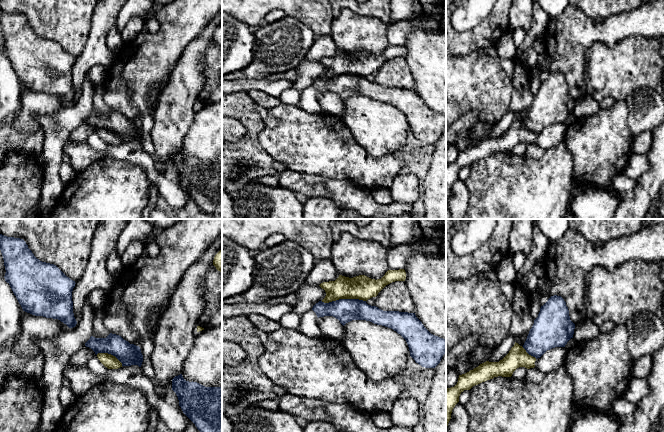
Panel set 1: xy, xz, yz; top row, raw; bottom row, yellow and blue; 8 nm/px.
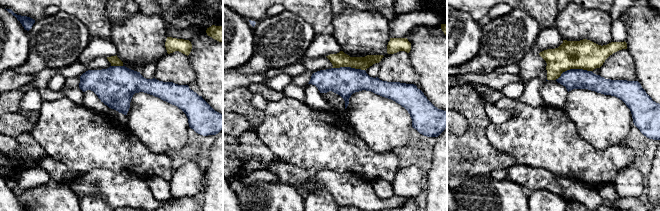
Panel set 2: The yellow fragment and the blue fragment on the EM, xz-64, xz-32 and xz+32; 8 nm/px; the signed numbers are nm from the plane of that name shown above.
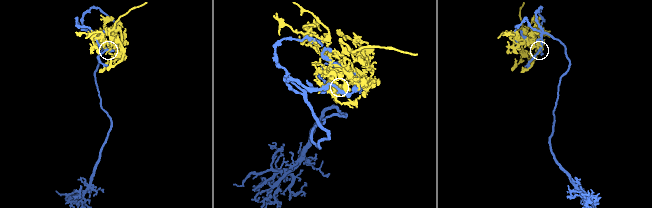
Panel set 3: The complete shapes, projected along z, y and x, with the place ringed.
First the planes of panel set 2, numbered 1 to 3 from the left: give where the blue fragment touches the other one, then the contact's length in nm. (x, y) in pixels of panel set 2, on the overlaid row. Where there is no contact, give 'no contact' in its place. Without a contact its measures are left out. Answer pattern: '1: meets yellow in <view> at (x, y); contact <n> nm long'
1: meets yellow in xz-64 at (117, 65); contact 100 nm long
2: meets yellow in xz-32 at (348, 66); contact 260 nm long
3: meets yellow in xz+32 at (573, 68); contact 300 nm long

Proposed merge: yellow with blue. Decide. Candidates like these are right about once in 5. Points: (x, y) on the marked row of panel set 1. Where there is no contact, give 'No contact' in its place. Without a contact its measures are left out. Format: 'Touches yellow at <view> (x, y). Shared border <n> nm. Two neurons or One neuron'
Touches yellow at xz (343, 298). Shared border 360 nm. Two neurons

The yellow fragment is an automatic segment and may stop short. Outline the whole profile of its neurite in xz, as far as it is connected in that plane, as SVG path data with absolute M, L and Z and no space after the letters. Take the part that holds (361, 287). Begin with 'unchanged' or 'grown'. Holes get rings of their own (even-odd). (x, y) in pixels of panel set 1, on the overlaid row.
unchanged; M404 269L388 270L381 279L371 279L365 275L353 278L339 275L335 281L323 282L319 286L325 290L326 296L322 300L329 303L339 299L359 299L367 301L376 297L388 284L395 281L405 281Z

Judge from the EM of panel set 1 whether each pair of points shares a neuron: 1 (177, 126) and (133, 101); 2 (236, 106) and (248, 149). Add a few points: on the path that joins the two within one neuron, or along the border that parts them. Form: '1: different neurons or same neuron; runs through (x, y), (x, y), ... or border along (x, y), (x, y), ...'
1: different neurons; border along (156, 106), (152, 114)
2: same neuron; runs through (247, 117), (250, 120), (249, 138)

